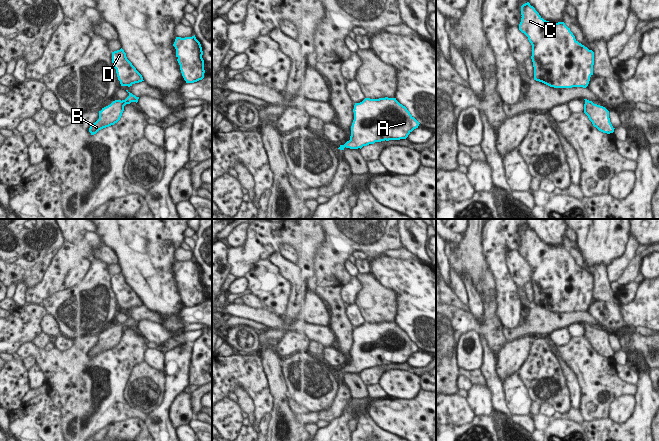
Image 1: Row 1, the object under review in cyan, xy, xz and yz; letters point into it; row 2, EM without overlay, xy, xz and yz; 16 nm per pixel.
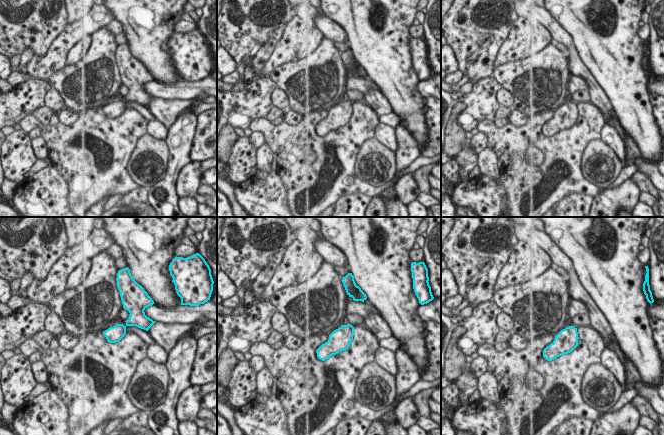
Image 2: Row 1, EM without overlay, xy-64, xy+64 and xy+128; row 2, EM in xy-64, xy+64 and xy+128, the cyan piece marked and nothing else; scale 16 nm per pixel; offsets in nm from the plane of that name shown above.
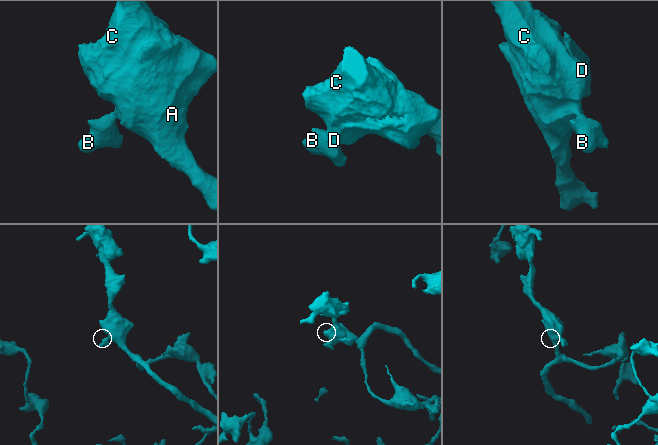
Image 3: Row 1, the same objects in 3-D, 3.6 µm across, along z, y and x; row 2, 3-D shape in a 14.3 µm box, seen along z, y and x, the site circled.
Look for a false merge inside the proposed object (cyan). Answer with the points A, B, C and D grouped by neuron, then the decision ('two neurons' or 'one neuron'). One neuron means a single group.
groups A B C D; one neuron

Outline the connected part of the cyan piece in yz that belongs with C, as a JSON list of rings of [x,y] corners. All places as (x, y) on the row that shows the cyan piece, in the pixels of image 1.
[[[529,2],[521,6],[521,22],[519,30],[524,33],[532,45],[532,62],[534,67],[534,80],[554,88],[586,88],[593,75],[594,52],[579,43],[564,22],[551,23],[544,20]]]

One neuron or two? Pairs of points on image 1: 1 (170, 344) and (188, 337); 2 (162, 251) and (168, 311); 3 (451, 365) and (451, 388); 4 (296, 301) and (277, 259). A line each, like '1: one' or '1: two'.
1: one
2: one
3: one
4: one

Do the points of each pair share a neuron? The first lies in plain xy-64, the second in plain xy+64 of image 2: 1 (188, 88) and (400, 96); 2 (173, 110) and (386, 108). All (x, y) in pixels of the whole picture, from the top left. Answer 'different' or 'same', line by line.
1: different
2: same

